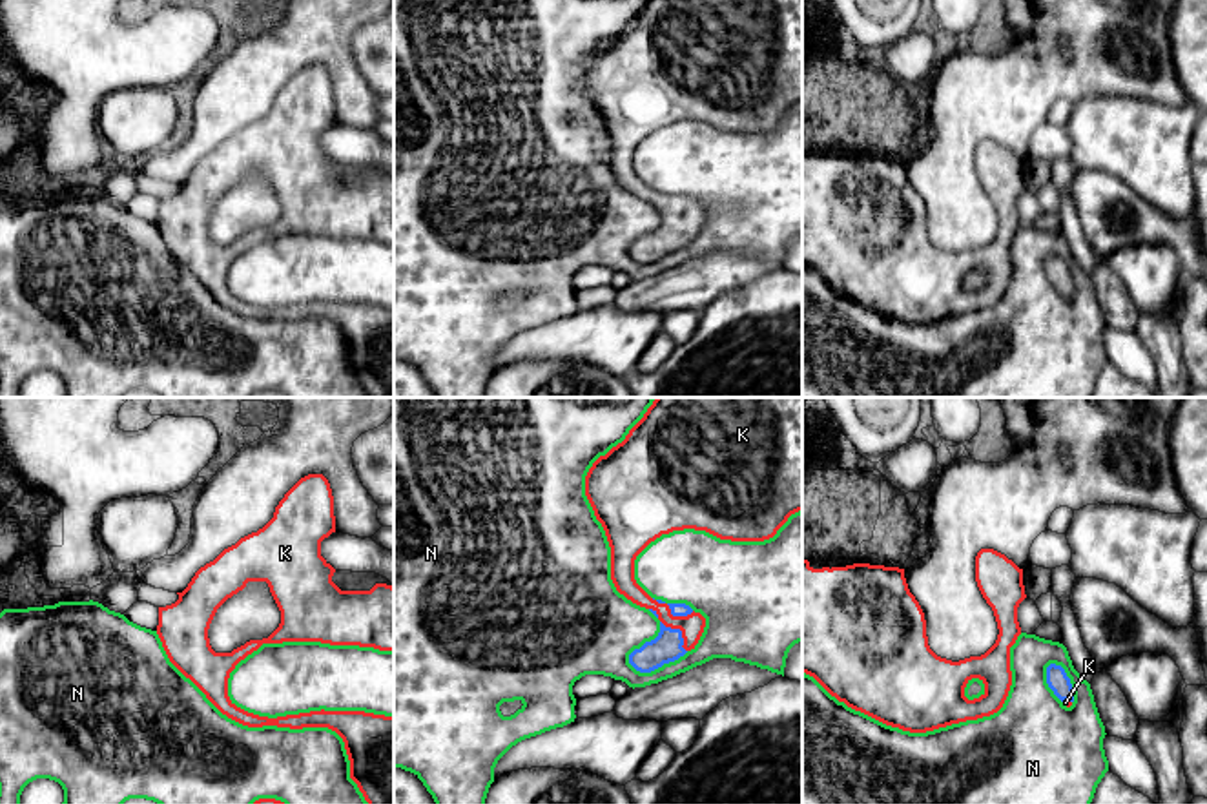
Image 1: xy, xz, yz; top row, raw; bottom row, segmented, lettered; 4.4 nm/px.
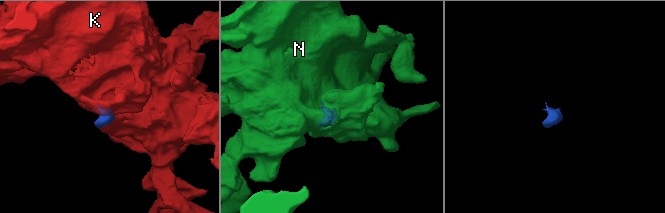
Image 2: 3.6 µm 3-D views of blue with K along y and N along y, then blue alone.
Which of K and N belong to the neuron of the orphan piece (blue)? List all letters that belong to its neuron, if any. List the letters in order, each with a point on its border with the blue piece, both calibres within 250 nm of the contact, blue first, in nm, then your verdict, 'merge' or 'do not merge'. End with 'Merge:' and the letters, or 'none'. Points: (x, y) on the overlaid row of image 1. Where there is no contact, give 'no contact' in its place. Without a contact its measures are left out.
K: xz (671, 613) | 60/110 nm | merge
N: xz (657, 668) | 130/240 nm | do not merge
Merge: K

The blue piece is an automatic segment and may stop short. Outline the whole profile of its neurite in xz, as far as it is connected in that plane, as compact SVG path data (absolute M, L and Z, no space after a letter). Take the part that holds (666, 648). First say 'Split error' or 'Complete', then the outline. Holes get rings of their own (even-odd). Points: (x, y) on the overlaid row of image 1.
Split error. M656 397L625 439L593 463L585 476L585 496L611 547L616 591L660 620L658 636L629 655L636 671L651 673L695 649L706 618L686 603L651 598L634 580L636 556L662 534L684 529L731 541L764 541L802 510L802 397Z

